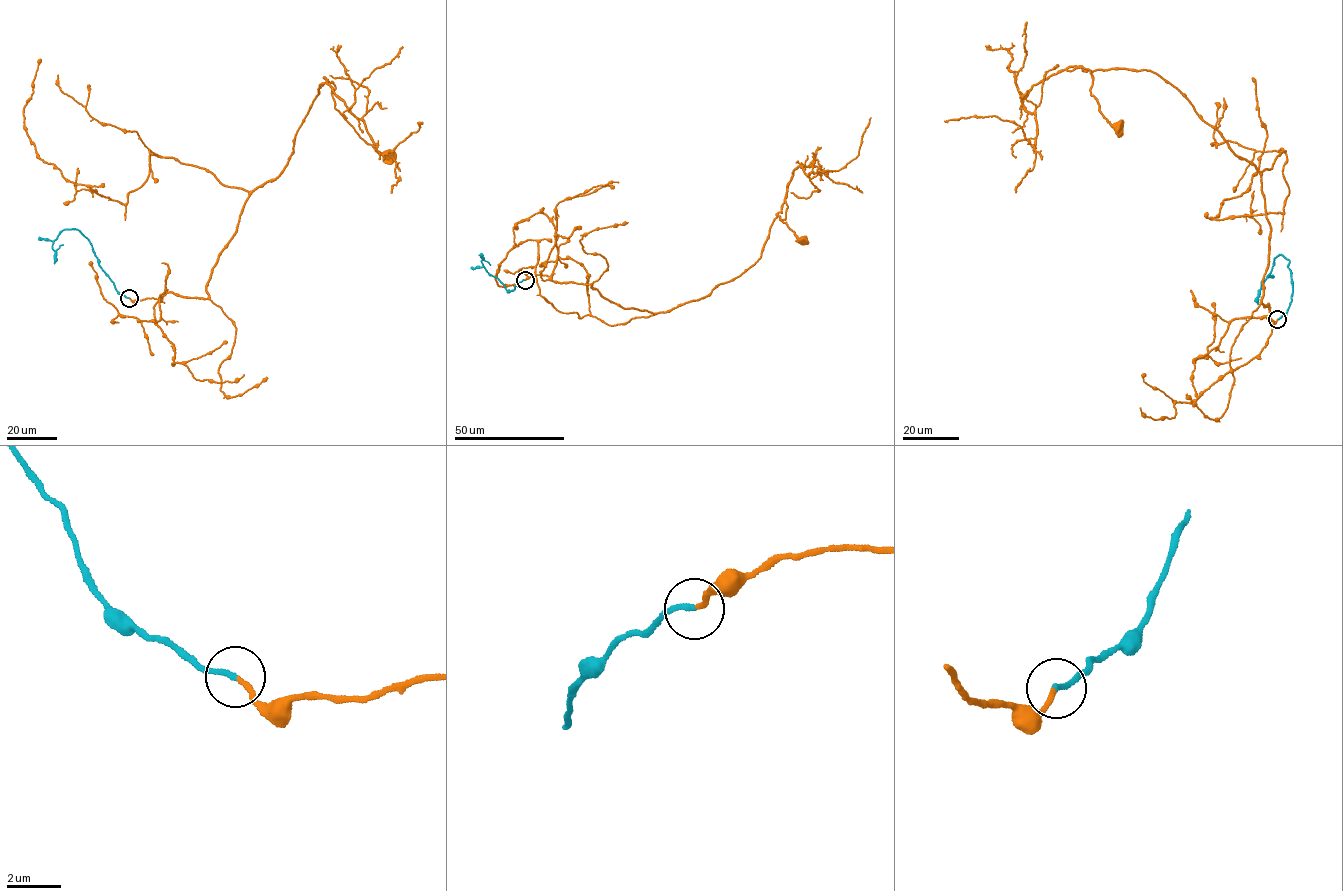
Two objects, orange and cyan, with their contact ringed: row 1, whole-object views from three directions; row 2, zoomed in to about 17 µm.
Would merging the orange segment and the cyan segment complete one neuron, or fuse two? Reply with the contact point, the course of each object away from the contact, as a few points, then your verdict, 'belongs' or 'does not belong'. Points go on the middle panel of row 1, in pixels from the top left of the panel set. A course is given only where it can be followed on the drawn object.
(525, 280) | orange via (525, 280), (589, 284), (622, 308), (668, 311), (754, 263), (784, 200), (779, 219), (803, 240) | cyan via (525, 280), (507, 292), (500, 280), (487, 272), (479, 255) | belongs

